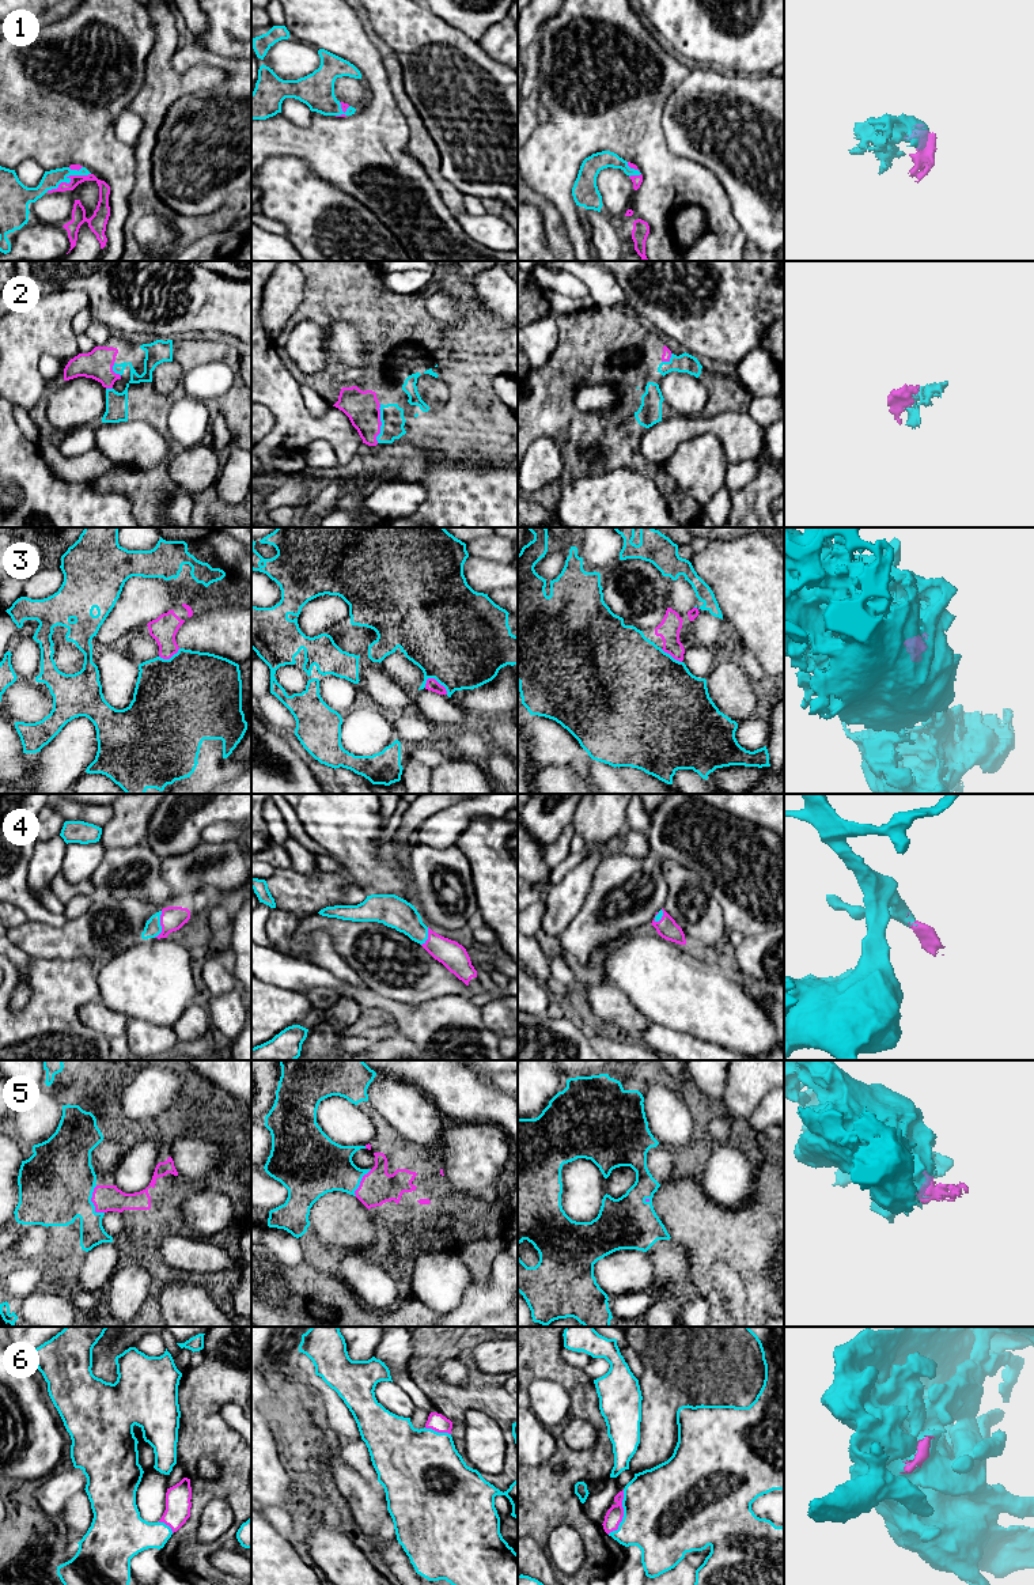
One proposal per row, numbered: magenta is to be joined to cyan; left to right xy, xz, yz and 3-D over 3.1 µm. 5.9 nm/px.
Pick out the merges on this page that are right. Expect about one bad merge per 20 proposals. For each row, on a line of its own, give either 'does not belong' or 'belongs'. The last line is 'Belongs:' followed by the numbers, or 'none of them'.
1: belongs
2: belongs
3: belongs
4: belongs
5: belongs
6: belongs
Belongs: 1, 2, 3, 4, 5, 6

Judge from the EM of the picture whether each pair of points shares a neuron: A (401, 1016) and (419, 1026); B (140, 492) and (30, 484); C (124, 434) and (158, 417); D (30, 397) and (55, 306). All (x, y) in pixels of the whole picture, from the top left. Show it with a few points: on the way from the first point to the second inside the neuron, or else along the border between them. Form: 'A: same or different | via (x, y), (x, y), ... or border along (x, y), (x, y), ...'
A: same | via (405, 1016), (415, 1022)
B: different | border along (93, 483), (98, 491), (117, 491), (125, 496)
C: different | border along (128, 420), (146, 420), (155, 430)
D: same | via (29, 374), (29, 339), (38, 329)

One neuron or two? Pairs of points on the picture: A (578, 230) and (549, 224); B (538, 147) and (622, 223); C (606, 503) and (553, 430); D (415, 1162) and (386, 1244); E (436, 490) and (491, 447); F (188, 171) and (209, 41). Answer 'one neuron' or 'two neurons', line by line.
A: two neurons
B: two neurons
C: two neurons
D: one neuron
E: two neurons
F: two neurons

